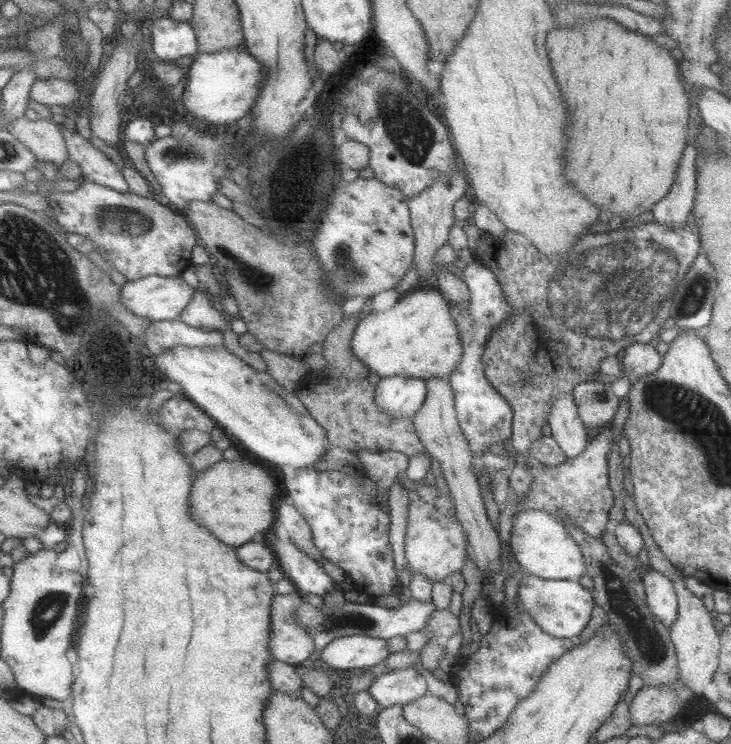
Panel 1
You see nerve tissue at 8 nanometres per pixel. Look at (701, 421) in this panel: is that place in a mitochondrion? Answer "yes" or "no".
yes

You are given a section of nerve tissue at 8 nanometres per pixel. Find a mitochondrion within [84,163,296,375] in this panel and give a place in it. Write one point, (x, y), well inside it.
(129, 222)

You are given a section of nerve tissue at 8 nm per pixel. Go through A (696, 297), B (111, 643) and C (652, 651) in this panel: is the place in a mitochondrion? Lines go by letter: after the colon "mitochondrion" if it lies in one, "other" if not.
A: mitochondrion
B: other
C: mitochondrion

